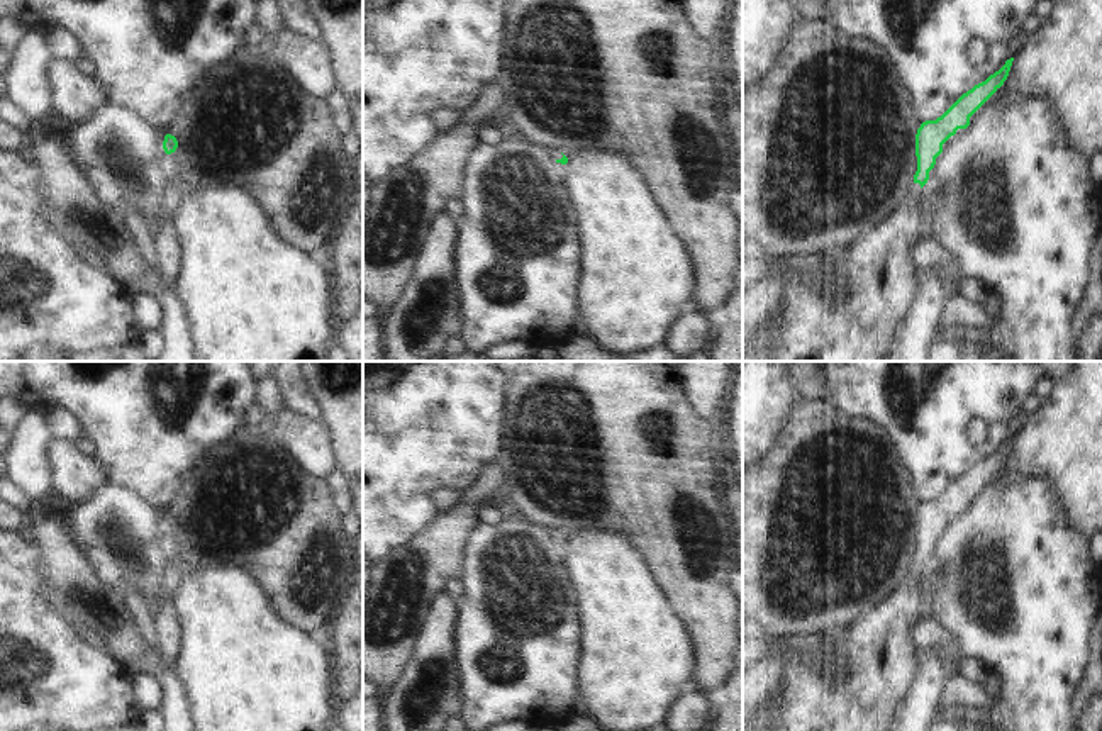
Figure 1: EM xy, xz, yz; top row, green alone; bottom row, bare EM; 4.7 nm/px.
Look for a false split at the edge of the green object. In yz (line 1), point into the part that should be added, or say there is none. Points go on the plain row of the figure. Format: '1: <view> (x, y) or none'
1: yz (916, 569)

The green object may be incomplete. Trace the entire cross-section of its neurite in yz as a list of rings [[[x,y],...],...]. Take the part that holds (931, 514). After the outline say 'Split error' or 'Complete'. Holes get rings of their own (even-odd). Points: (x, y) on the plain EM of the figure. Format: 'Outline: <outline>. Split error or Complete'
Outline: [[[1014,438],[990,455],[985,461],[963,473],[941,497],[921,504],[916,514],[917,551],[914,555],[912,572],[907,582],[921,578],[921,568],[929,560],[929,551],[936,538],[943,533],[943,524],[956,514],[958,509],[970,505],[970,497],[1004,465],[1009,456]]]. Split error.

